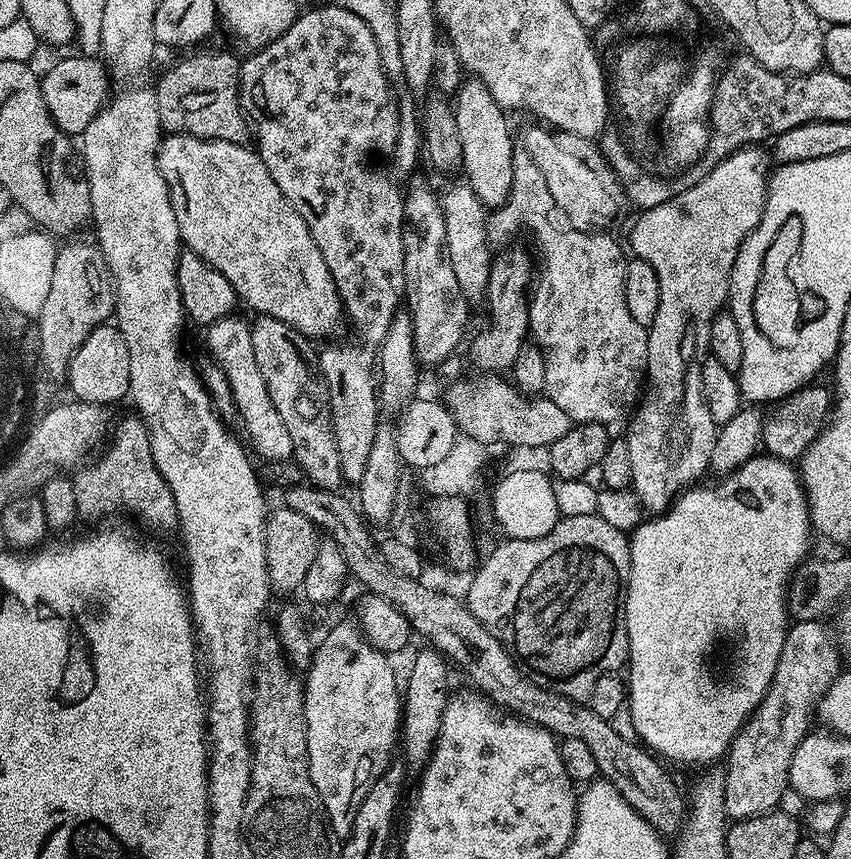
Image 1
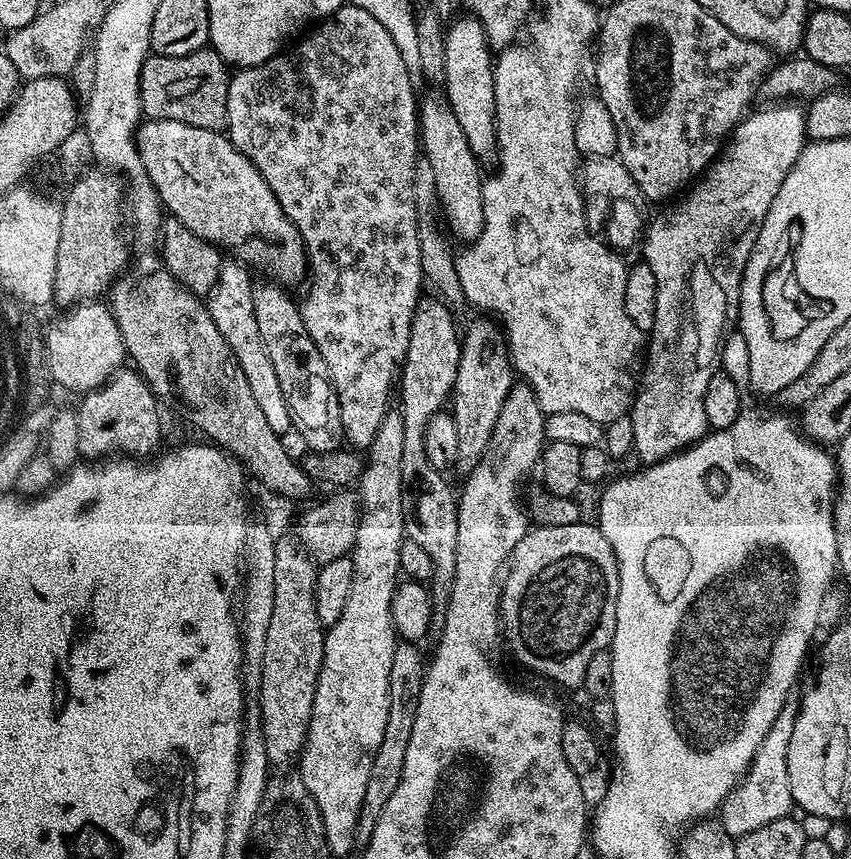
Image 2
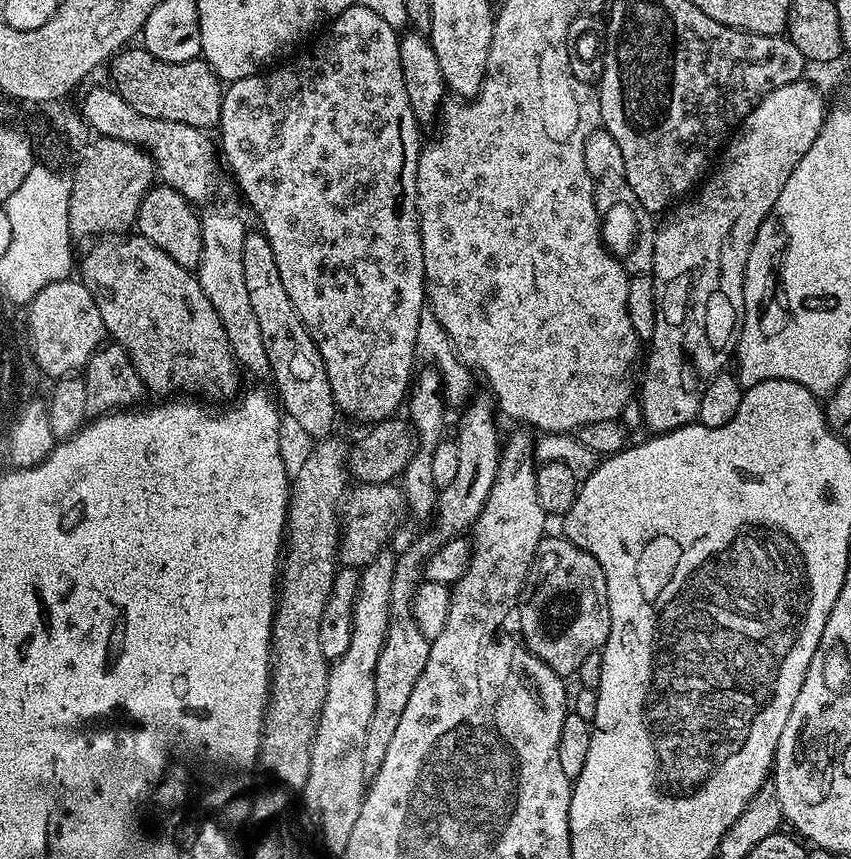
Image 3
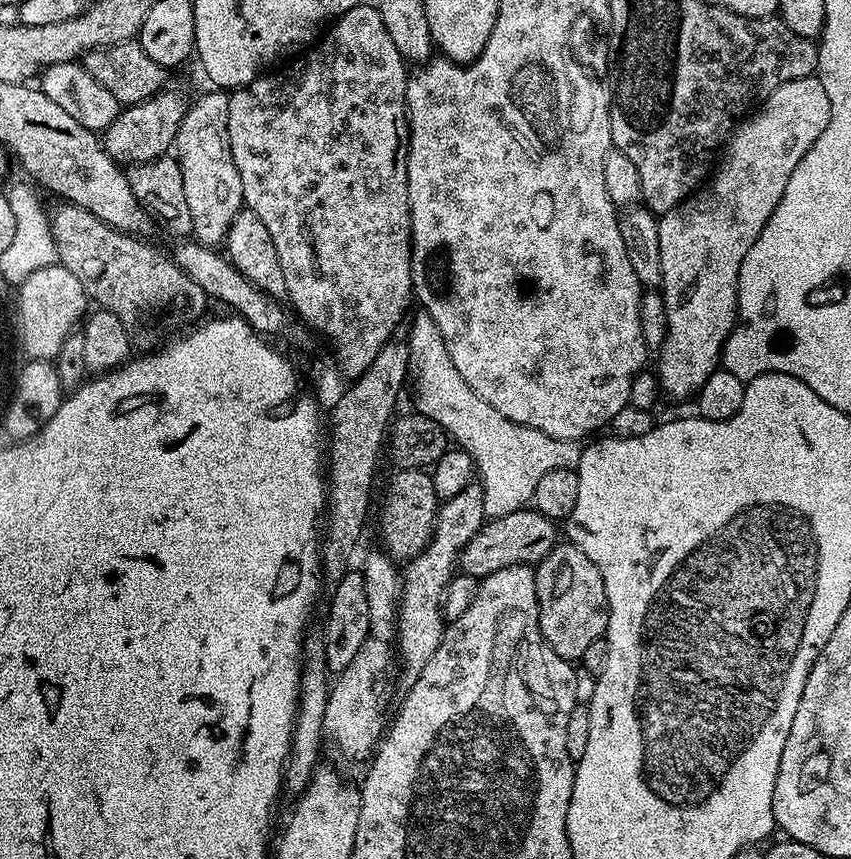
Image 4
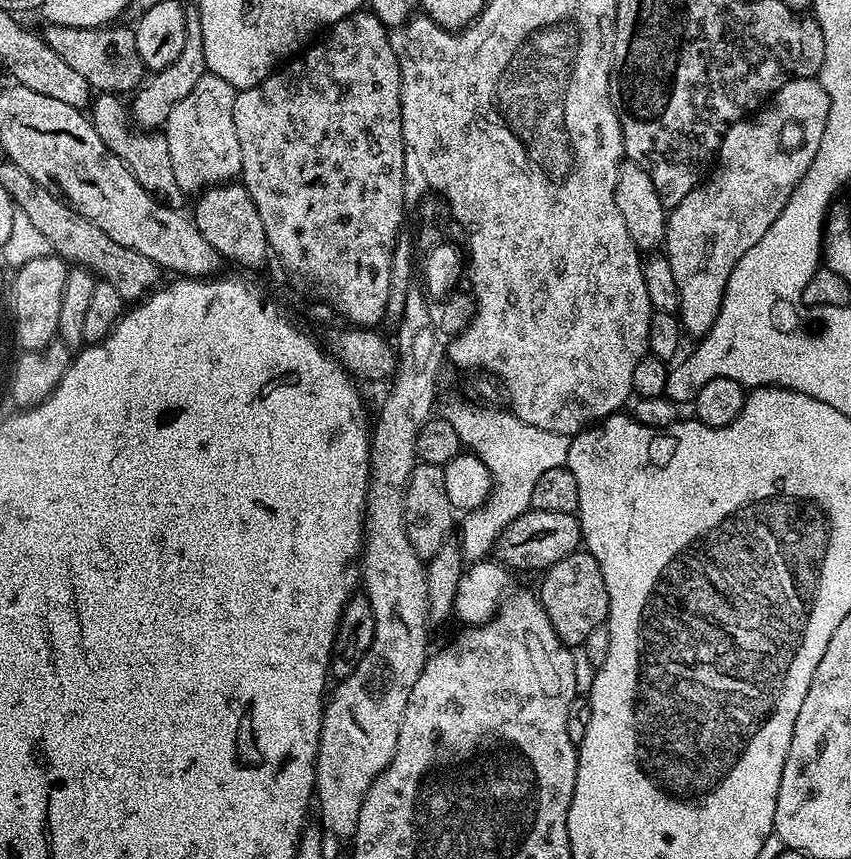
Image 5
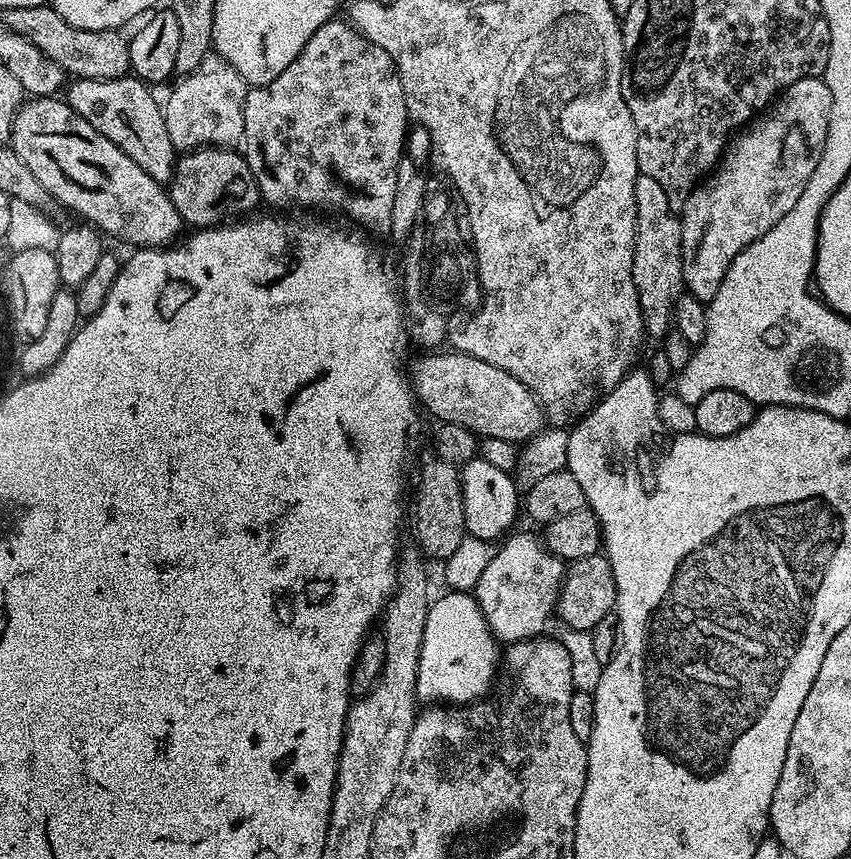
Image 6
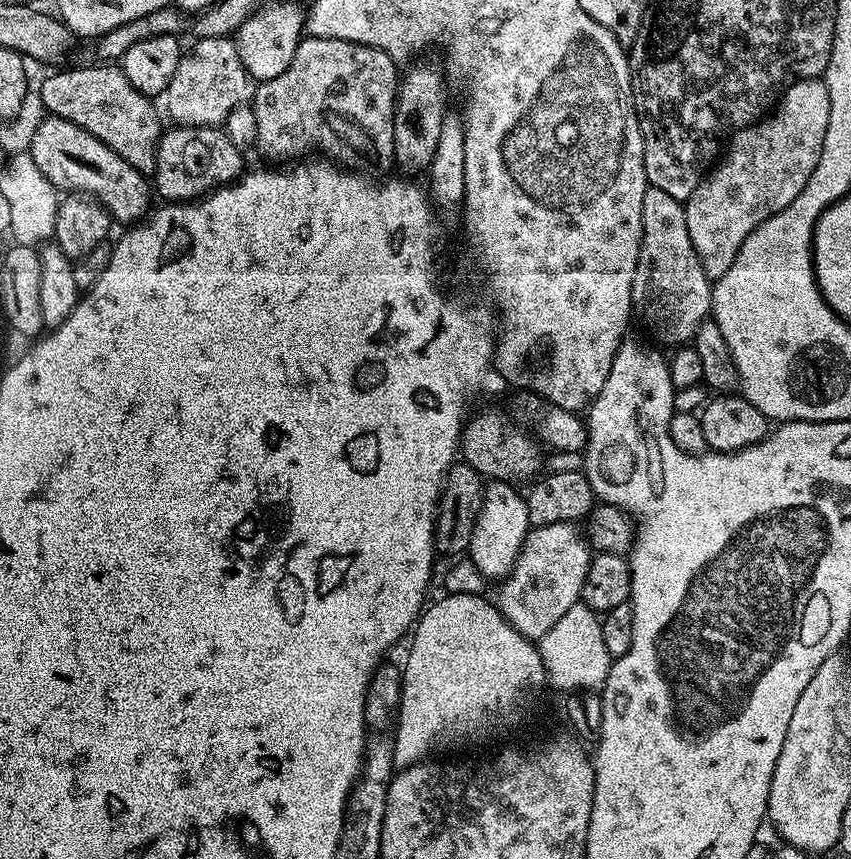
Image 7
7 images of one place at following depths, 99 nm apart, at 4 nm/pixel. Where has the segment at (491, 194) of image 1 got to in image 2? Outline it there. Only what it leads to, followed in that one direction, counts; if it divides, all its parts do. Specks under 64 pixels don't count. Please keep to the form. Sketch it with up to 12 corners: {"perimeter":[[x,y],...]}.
{"perimeter":[[468,14],[444,33],[442,91],[477,160],[497,155],[493,49]]}

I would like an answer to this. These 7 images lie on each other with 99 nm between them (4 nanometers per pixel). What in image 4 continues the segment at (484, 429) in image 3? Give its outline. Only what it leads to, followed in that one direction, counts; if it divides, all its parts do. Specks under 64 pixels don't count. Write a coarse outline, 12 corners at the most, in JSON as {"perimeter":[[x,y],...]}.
{"perimeter":[[473,482],[441,503],[403,565],[394,645],[401,689],[434,658],[444,591],[485,523]]}

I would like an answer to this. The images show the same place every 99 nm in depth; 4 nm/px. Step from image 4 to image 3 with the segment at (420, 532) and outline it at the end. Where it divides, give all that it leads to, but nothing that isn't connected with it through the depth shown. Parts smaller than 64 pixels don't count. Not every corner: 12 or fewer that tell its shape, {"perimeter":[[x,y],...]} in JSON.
{"perimeter":[[357,483],[342,501],[339,559],[363,569],[408,512],[399,483]]}

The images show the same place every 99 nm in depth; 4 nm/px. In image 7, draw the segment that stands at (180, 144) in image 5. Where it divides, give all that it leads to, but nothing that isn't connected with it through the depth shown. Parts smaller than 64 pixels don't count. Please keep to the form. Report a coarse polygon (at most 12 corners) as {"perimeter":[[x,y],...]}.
{"perimeter":[[199,38],[162,94],[169,121],[223,125],[257,81],[235,39]]}

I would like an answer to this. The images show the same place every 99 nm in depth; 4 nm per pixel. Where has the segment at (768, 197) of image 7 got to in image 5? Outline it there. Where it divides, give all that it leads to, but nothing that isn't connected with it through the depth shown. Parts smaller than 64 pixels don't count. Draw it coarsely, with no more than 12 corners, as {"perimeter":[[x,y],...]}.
{"perimeter":[[798,78],[668,212],[689,337],[802,182],[830,98]]}

